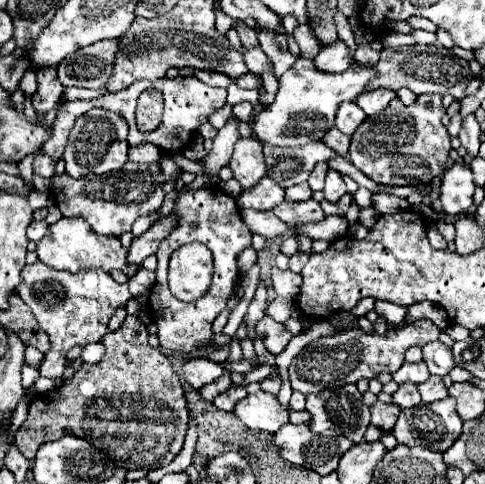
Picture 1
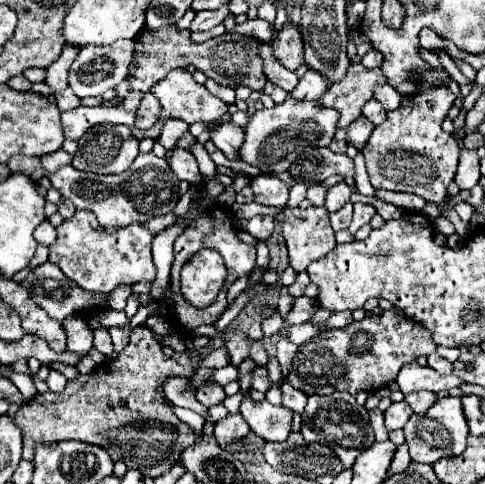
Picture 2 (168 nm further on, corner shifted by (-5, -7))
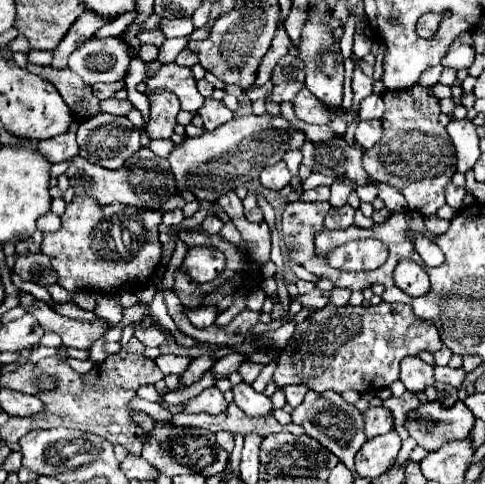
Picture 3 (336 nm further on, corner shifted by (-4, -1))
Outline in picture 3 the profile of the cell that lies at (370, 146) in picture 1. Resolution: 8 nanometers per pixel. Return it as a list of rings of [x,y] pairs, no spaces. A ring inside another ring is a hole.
[[[411,87],[401,91],[383,91],[383,139],[363,155],[363,167],[377,183],[387,183],[399,189],[411,211],[421,215],[435,215],[445,205],[445,185],[457,171],[457,159],[445,127],[437,123],[437,99],[429,95],[429,87]]]

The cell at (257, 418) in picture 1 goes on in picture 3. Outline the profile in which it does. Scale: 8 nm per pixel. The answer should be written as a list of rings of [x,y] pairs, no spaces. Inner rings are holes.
[[[239,383],[239,385],[233,385],[233,395],[235,395],[235,405],[245,411],[249,417],[257,417],[257,415],[269,415],[273,405],[271,405],[271,399],[263,393],[257,393],[251,385],[247,383]]]

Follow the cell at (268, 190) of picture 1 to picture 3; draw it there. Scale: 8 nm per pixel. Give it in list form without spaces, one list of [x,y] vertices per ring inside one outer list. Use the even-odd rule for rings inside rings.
[[[279,161],[277,165],[265,167],[261,171],[261,183],[267,189],[283,189],[289,183],[289,179],[291,179],[291,173],[289,173],[285,161]]]

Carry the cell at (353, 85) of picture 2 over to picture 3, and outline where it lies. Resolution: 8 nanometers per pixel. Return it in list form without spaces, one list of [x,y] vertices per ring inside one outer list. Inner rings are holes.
[[[303,87],[301,93],[297,93],[297,97],[293,97],[291,103],[293,103],[293,109],[295,109],[297,119],[301,119],[305,123],[327,125],[337,115],[335,111],[327,109],[317,97],[313,97],[313,93],[307,87]]]

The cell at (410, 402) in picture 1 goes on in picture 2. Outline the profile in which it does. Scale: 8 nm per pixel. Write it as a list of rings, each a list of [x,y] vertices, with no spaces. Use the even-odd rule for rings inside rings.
[[[398,401],[398,403],[392,403],[386,411],[384,411],[384,419],[386,419],[386,429],[392,431],[392,429],[402,429],[406,425],[406,421],[410,419],[414,411],[410,411],[410,405],[406,401]]]

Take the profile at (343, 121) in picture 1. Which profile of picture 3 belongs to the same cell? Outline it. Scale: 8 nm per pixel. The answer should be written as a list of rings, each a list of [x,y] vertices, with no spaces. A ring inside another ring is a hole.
[[[359,121],[355,139],[359,141],[359,145],[361,145],[363,149],[369,149],[369,147],[373,147],[375,143],[379,143],[381,137],[383,137],[381,121]]]

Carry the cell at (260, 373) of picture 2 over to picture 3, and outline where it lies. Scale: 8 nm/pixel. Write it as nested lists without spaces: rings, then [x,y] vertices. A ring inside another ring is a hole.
[[[243,361],[241,365],[239,365],[239,369],[237,369],[237,373],[243,377],[243,381],[245,383],[253,383],[255,379],[257,379],[257,375],[261,373],[261,369],[263,369],[263,365],[259,365],[259,363],[251,363],[251,361]]]

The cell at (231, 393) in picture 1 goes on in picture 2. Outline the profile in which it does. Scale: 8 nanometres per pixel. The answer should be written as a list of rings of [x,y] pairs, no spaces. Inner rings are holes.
[[[228,413],[222,421],[218,421],[214,425],[214,435],[218,439],[220,445],[226,445],[226,443],[232,443],[232,441],[238,441],[242,437],[246,437],[250,431],[248,423],[242,419],[242,413]]]

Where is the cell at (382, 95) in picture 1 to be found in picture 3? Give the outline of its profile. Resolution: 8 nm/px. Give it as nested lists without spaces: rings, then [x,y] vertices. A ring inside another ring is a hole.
[[[373,93],[361,101],[361,109],[359,109],[361,119],[381,119],[383,113],[385,113],[385,105],[379,95]]]

